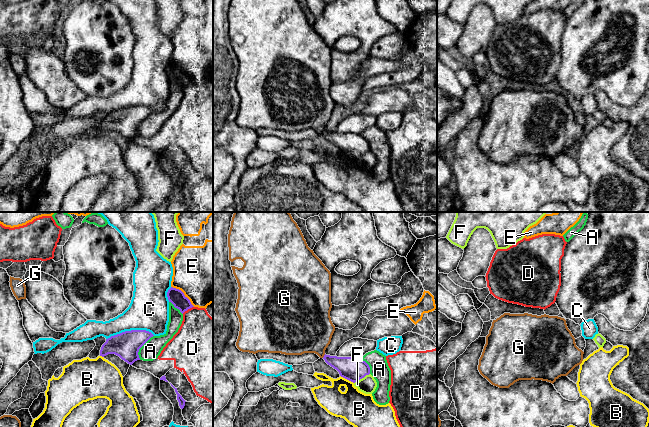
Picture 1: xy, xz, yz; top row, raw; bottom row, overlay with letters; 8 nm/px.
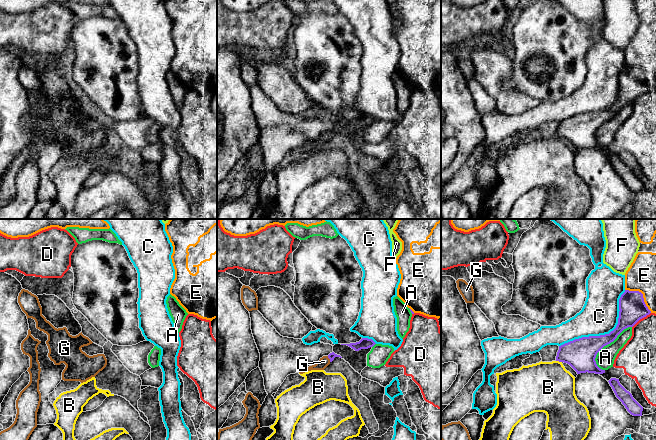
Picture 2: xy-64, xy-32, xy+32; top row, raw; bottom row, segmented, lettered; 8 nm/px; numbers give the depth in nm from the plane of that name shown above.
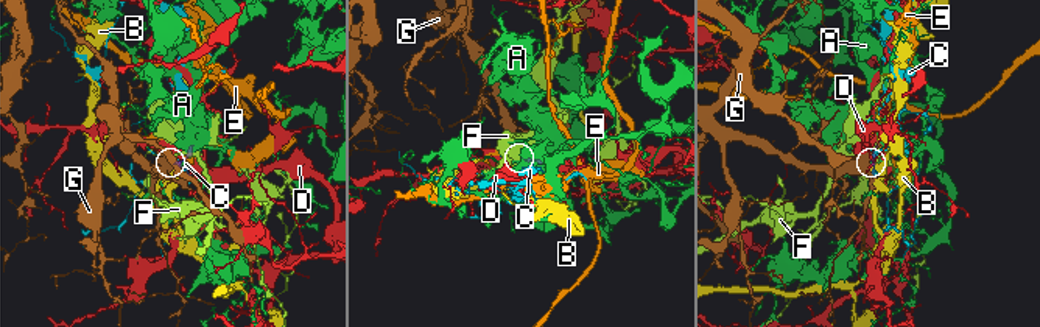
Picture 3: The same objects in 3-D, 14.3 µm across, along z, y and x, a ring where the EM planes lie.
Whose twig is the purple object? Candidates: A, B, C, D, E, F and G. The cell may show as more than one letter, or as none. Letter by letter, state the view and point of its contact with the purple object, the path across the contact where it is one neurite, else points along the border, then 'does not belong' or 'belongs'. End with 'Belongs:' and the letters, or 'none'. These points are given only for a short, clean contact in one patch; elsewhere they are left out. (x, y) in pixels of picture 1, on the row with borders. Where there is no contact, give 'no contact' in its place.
A: contact xy (141, 346); does not belong
B: contact xz (347, 379); border xz (340, 375), (353, 383); does not belong
C: contact xy (131, 330); does not belong
D: contact xy (187, 309); does not belong
E: contact xy (183, 294); does not belong
F: contact xz (361, 378); does not belong
G: contact xz (324, 356); way xz (351, 368), (329, 360), (324, 356), (309, 329); belongs
Belongs: G

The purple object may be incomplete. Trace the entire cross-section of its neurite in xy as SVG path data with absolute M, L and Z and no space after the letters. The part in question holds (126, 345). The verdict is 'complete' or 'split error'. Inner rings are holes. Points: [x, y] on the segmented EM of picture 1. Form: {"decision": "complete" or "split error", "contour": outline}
{"decision": "complete", "contour": "M131 330L106 339L100 350L100 356L115 354L132 365L140 360L139 349L154 335L146 330Z"}

